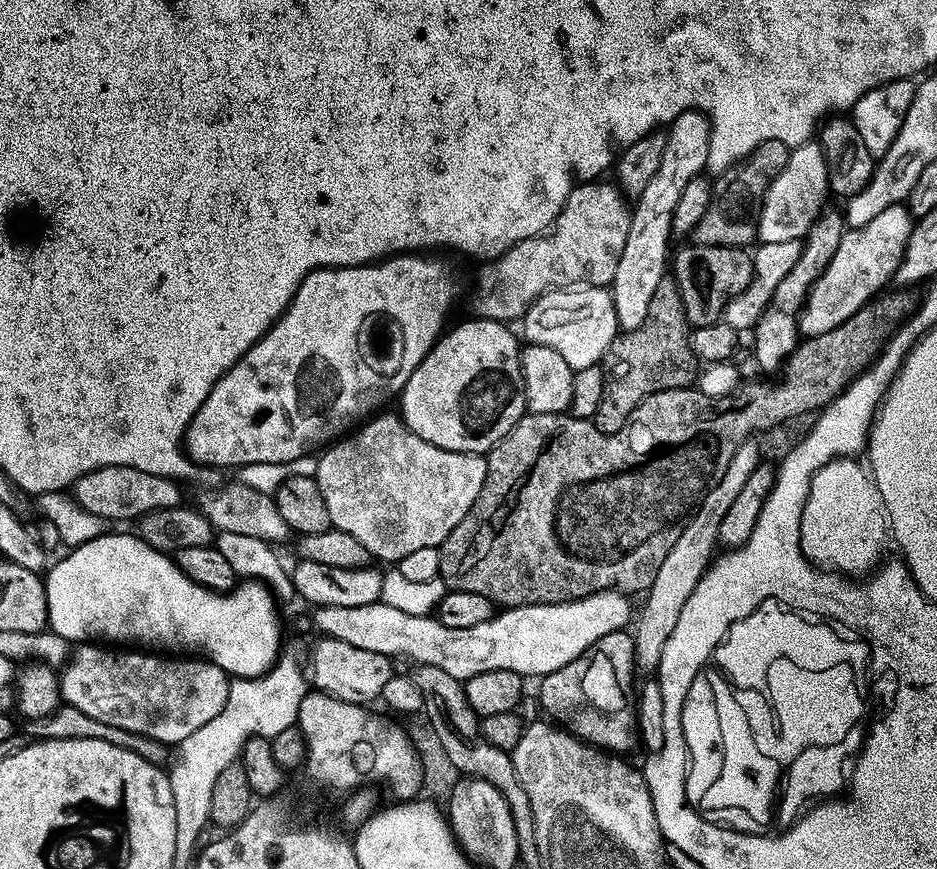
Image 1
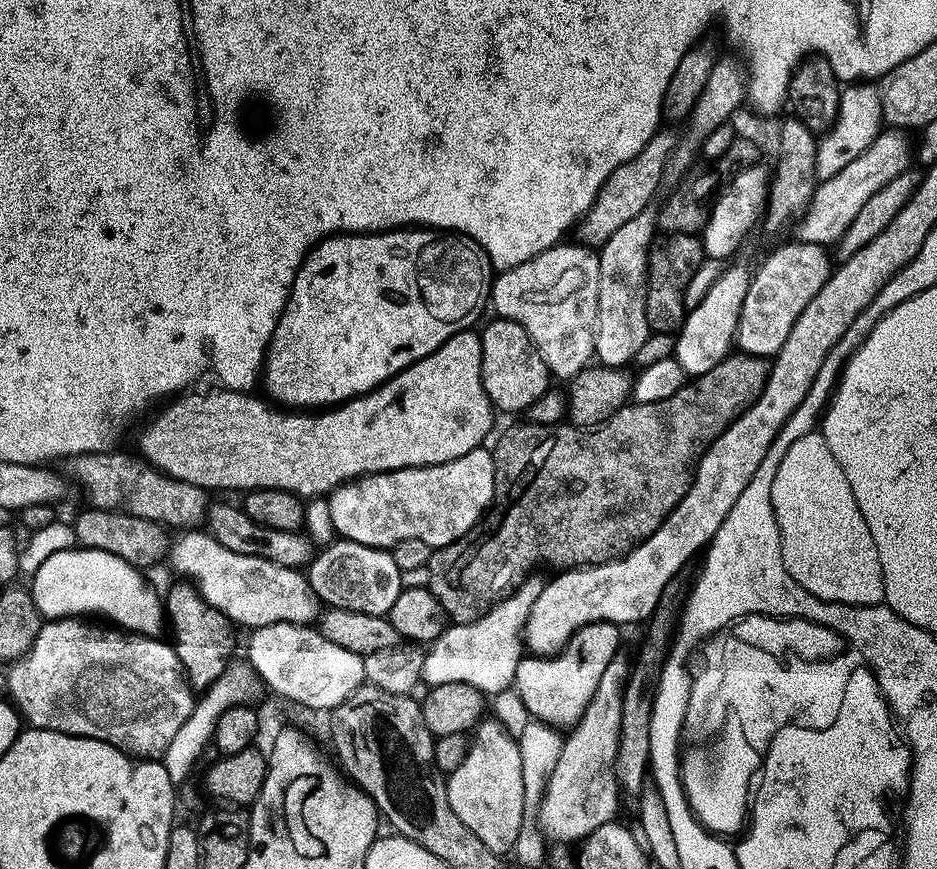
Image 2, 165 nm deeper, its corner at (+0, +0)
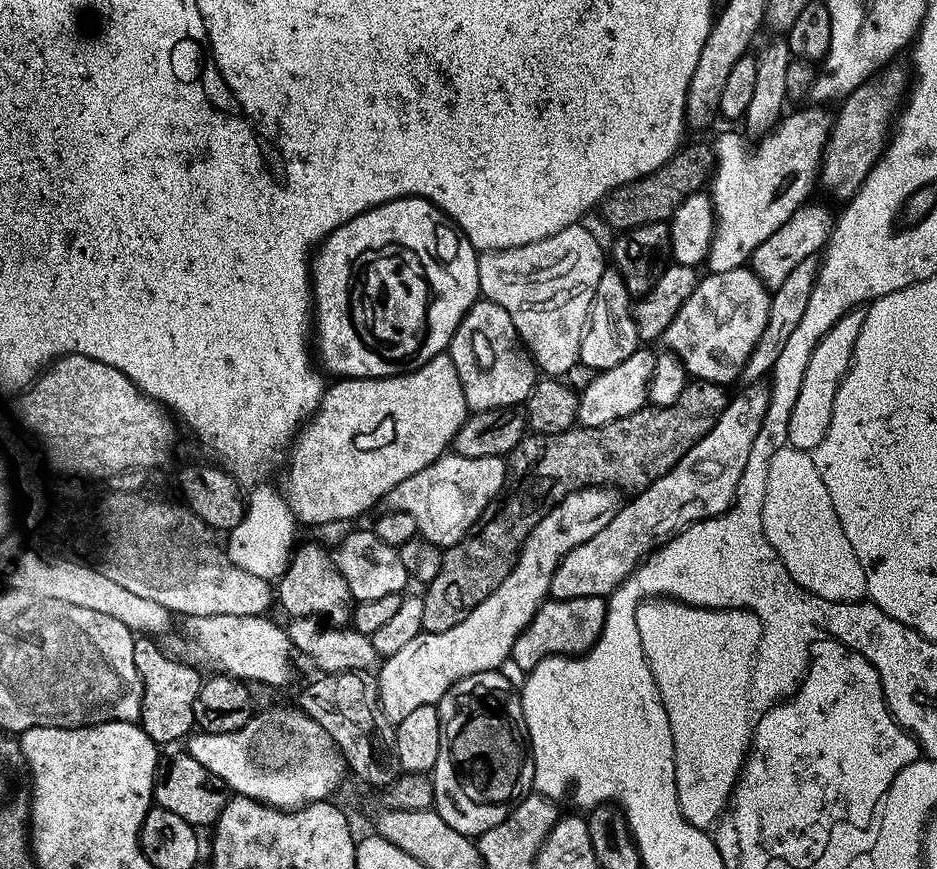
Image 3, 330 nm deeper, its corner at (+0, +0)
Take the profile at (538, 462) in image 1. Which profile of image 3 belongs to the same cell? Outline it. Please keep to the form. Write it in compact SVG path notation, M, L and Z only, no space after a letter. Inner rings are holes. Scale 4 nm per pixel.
M693 379L665 408L645 406L601 428L573 426L543 439L536 434L525 435L506 460L512 493L503 497L504 508L497 510L493 520L485 519L475 535L469 534L443 549L444 561L428 589L422 592L424 631L450 630L474 606L490 598L515 566L530 530L559 500L579 488L593 486L615 486L625 493L637 494L666 475L702 437L710 434L730 399L729 393L724 392L727 391L719 384Z

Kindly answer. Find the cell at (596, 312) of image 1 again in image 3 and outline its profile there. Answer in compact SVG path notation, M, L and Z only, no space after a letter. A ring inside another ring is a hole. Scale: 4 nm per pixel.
M571 224L568 228L558 230L558 234L530 242L526 246L483 253L478 262L481 297L502 306L502 310L510 314L510 322L514 322L520 340L528 349L537 369L548 378L567 377L570 369L578 364L584 330L588 326L588 316L592 313L592 299L604 271L605 249L603 252L595 234L587 232L580 224Z

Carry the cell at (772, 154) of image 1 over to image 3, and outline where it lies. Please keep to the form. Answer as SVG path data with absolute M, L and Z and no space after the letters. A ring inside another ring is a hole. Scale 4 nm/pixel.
M704 144L681 147L680 151L641 180L635 180L627 187L616 188L602 201L604 220L615 230L631 230L643 224L658 224L671 221L678 206L690 194L701 191L709 183L716 166L716 153Z

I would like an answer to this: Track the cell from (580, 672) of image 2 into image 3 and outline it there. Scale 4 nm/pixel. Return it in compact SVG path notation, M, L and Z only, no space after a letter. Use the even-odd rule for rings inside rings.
M579 596L569 600L545 600L532 621L518 634L512 647L512 659L527 674L547 656L578 656L589 652L598 642L606 622L607 599L603 596Z

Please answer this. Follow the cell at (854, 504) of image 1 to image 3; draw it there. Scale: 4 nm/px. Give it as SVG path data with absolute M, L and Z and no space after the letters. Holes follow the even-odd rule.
M787 444L775 452L767 471L762 518L767 541L774 546L790 576L818 590L828 601L867 593L865 571L841 528L826 484L809 451Z

